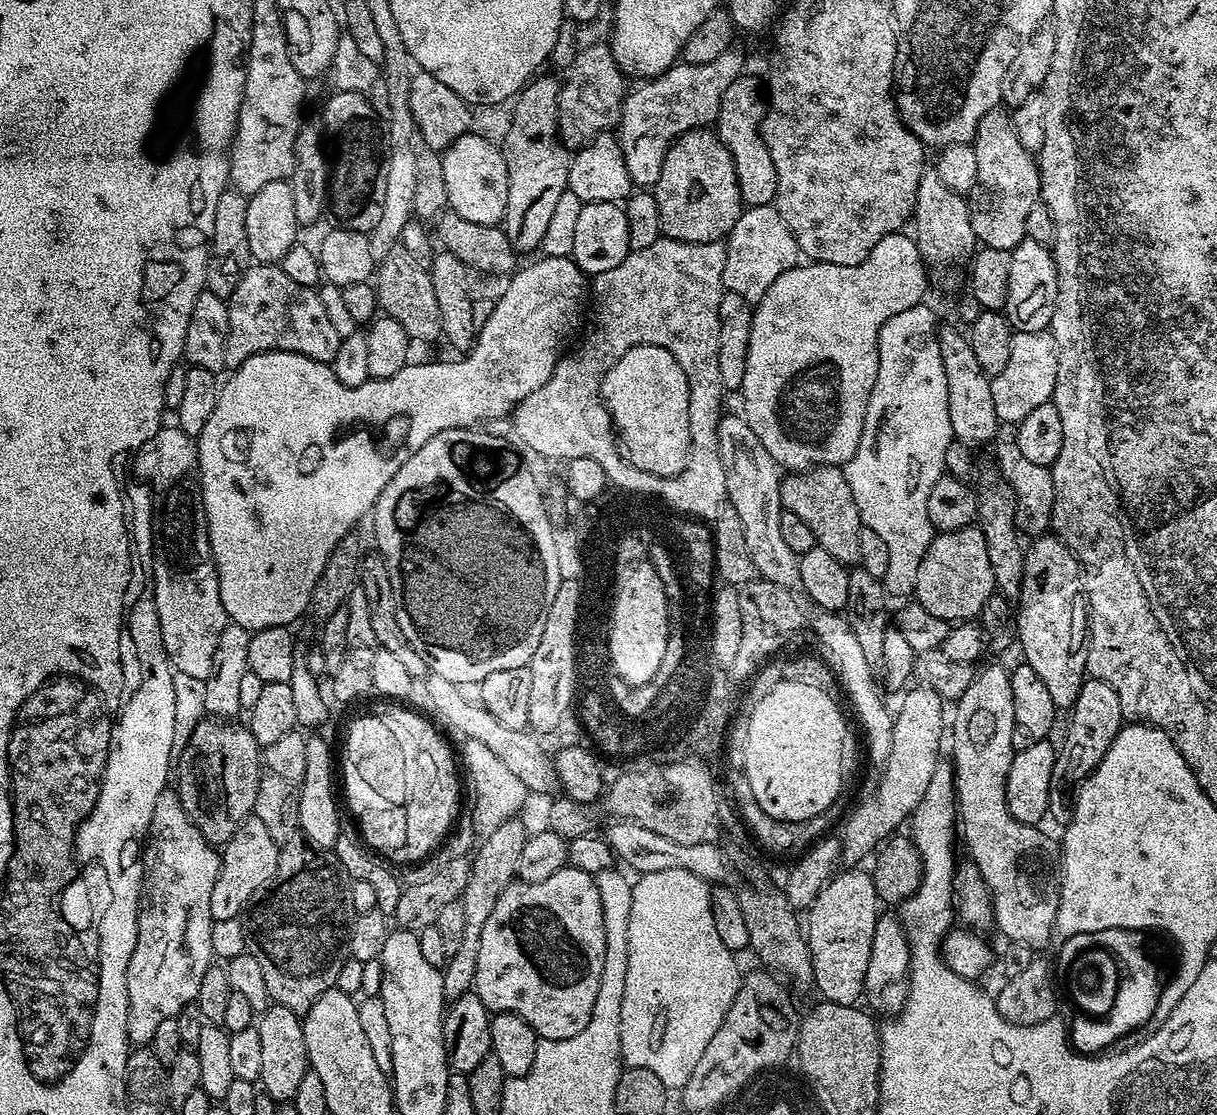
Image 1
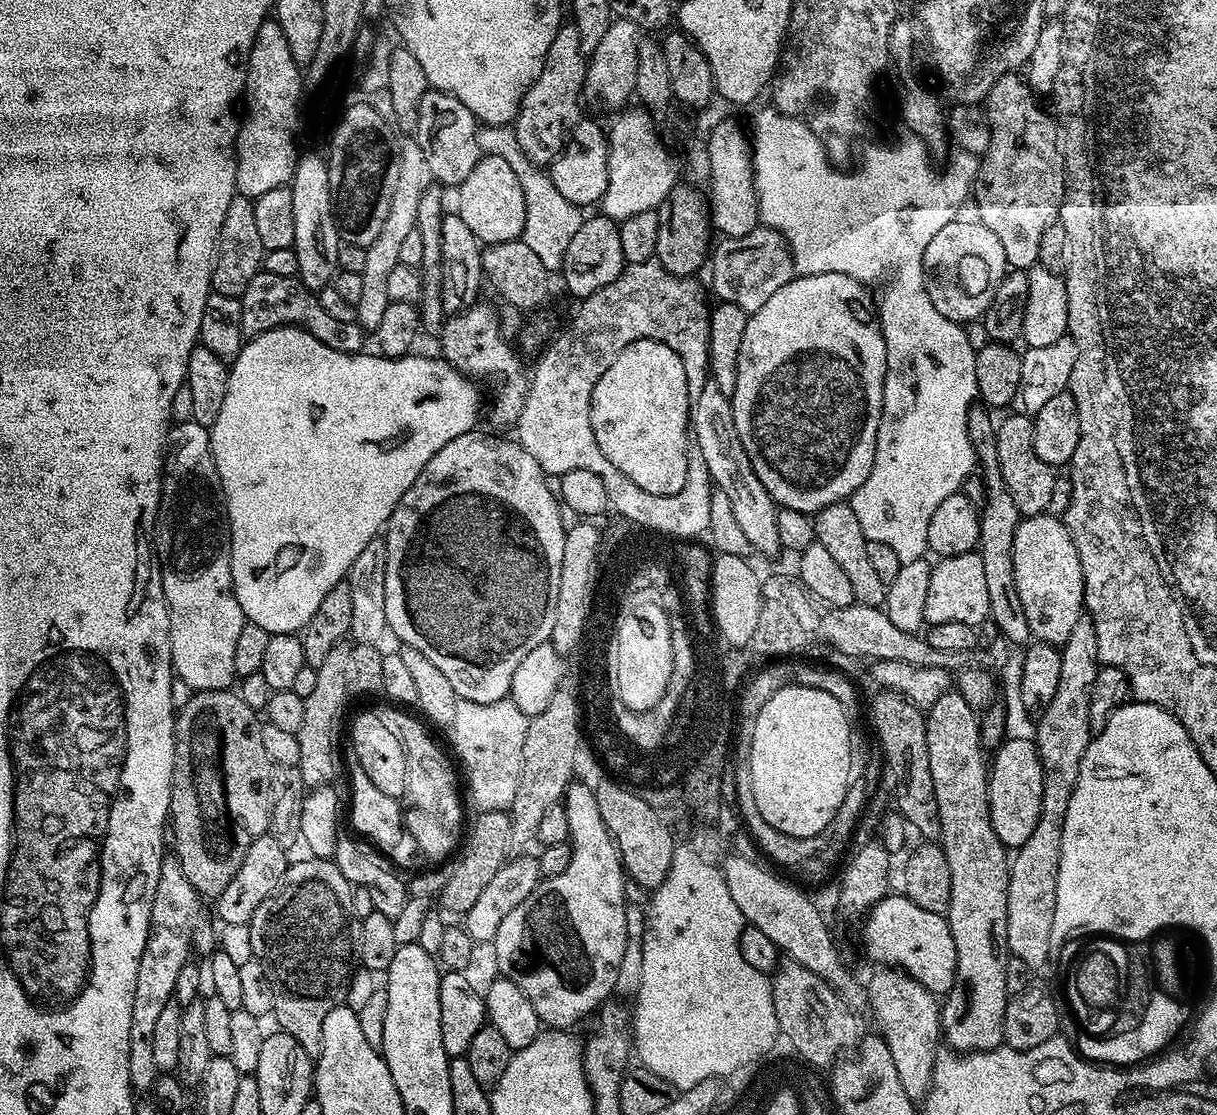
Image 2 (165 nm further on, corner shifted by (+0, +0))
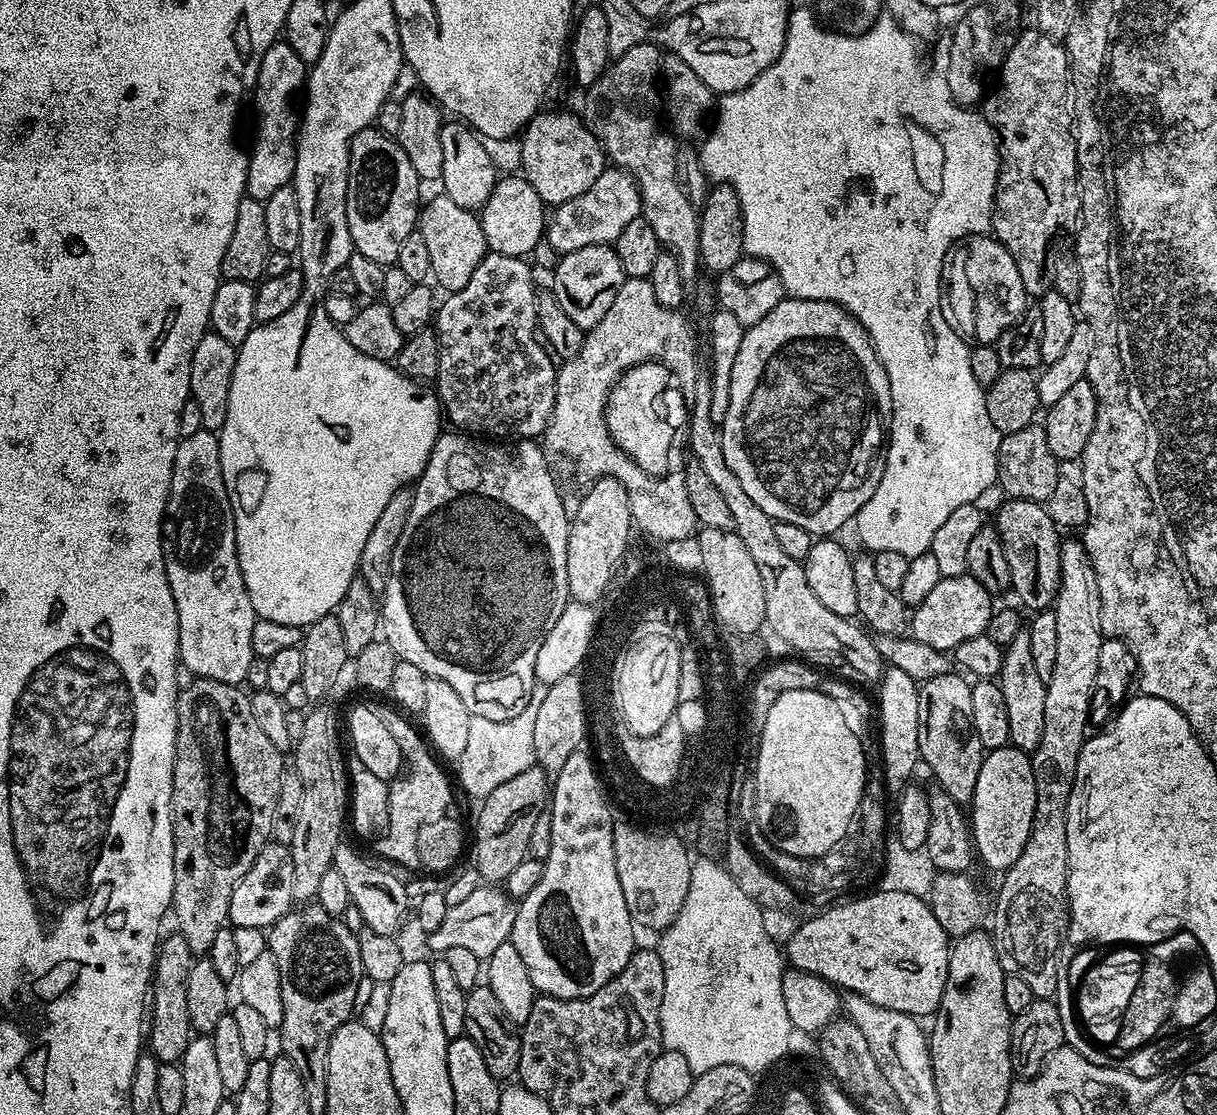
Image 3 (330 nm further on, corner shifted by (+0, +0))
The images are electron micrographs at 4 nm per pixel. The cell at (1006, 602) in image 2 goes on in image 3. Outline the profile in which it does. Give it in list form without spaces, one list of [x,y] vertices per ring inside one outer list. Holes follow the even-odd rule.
[[[1022,630],[1014,634],[1014,640],[1004,648],[1004,657],[998,683],[1006,697],[1006,711],[1010,717],[1010,738],[1008,744],[1026,753],[1033,753],[1042,742],[1042,726],[1046,726],[1046,677],[1038,674],[1034,658],[1030,654],[1030,634]]]

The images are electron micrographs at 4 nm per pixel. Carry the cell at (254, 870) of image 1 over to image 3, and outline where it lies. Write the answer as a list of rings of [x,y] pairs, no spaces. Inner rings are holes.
[[[269,842],[258,850],[258,858],[242,874],[234,894],[230,894],[228,924],[232,928],[254,926],[265,930],[280,921],[294,907],[294,858],[292,849],[287,844]]]

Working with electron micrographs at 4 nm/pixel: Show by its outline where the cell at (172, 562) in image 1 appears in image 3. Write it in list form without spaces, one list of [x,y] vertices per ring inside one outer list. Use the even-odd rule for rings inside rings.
[[[201,430],[183,437],[174,454],[174,470],[170,478],[170,490],[168,491],[168,510],[164,517],[164,561],[166,562],[166,578],[170,582],[170,590],[174,594],[174,606],[178,610],[178,630],[180,631],[179,663],[190,666],[193,677],[201,680],[213,680],[214,682],[226,682],[237,686],[246,681],[246,670],[250,670],[252,655],[252,643],[250,637],[254,635],[254,622],[258,619],[254,606],[250,602],[250,594],[244,585],[242,570],[236,553],[236,527],[234,526],[234,514],[230,506],[230,498],[226,490],[226,482],[222,478],[222,458],[220,457],[220,437],[215,432]]]

